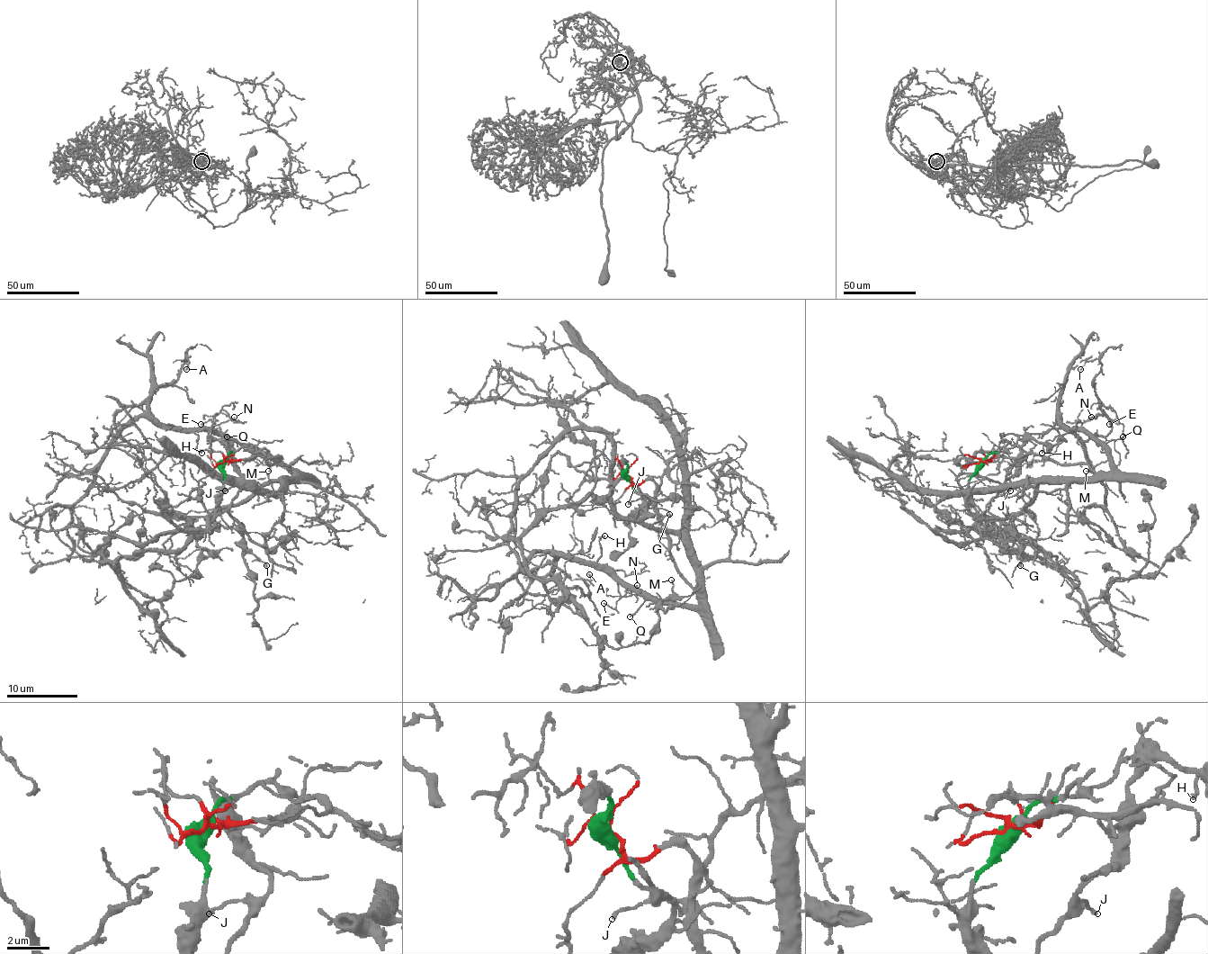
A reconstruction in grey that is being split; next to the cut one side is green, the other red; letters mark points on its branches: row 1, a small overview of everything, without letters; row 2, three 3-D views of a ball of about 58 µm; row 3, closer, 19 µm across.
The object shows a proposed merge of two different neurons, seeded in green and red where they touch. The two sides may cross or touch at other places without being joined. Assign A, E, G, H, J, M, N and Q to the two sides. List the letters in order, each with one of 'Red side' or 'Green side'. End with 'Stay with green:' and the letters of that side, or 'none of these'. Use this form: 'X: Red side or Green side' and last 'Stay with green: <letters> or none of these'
A: Red side
E: Red side
G: Green side
H: Red side
J: Green side
M: Red side
N: Red side
Q: Red side
Stay with green: G, J

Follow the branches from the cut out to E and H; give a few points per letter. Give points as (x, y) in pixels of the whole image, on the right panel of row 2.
E: (980, 462), (1037, 453), (1109, 472), (1109, 454), (1081, 425), (1097, 414), (1114, 419), (1109, 425)
H: (980, 462), (1037, 453), (1109, 472), (1109, 454), (1076, 430), (1057, 436), (1042, 453)

